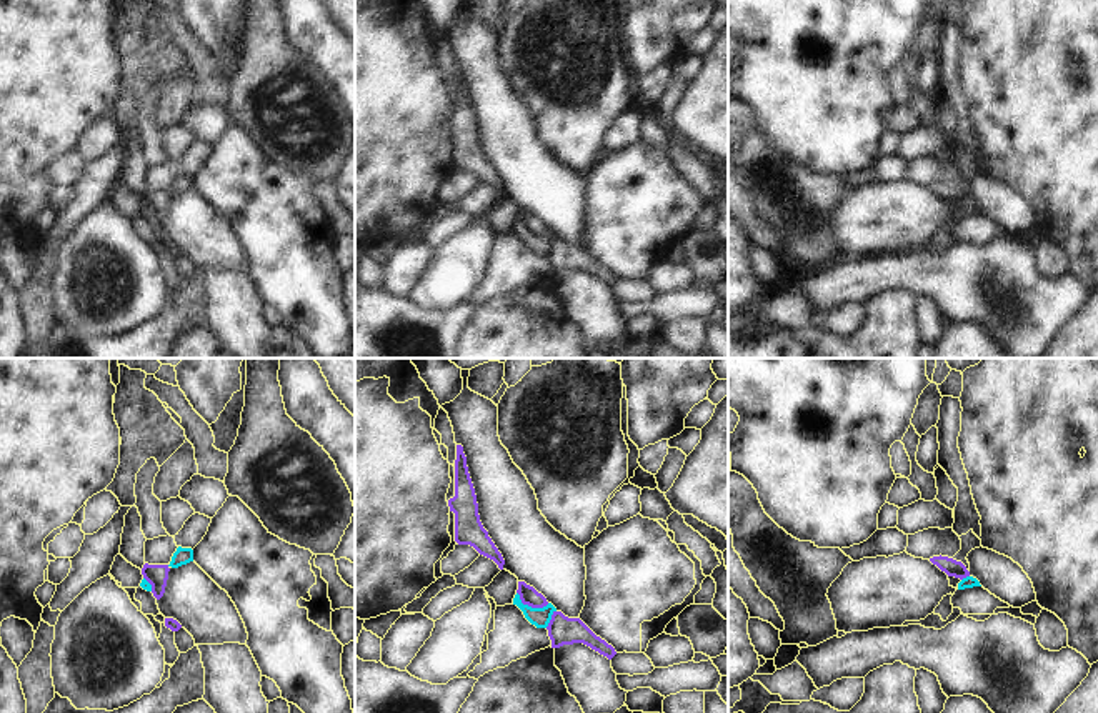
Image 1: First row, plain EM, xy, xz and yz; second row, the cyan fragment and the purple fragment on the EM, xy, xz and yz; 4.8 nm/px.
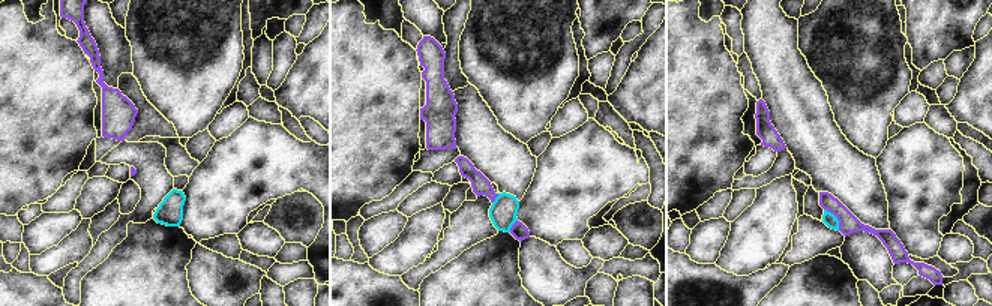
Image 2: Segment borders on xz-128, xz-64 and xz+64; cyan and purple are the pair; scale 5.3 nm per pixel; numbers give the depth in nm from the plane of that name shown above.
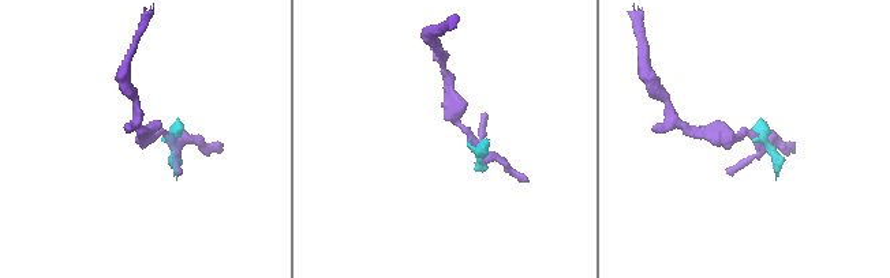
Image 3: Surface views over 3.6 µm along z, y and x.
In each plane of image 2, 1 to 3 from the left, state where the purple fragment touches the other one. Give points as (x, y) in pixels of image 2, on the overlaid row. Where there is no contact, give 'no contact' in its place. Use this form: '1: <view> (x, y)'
1: no contact
2: xz-64 (512, 224)
3: xz+64 (836, 218)

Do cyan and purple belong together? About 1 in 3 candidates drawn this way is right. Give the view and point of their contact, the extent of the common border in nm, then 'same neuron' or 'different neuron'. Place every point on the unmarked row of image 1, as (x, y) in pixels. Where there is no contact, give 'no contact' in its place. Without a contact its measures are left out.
xz (530, 234) | 170 nm | different neuron

